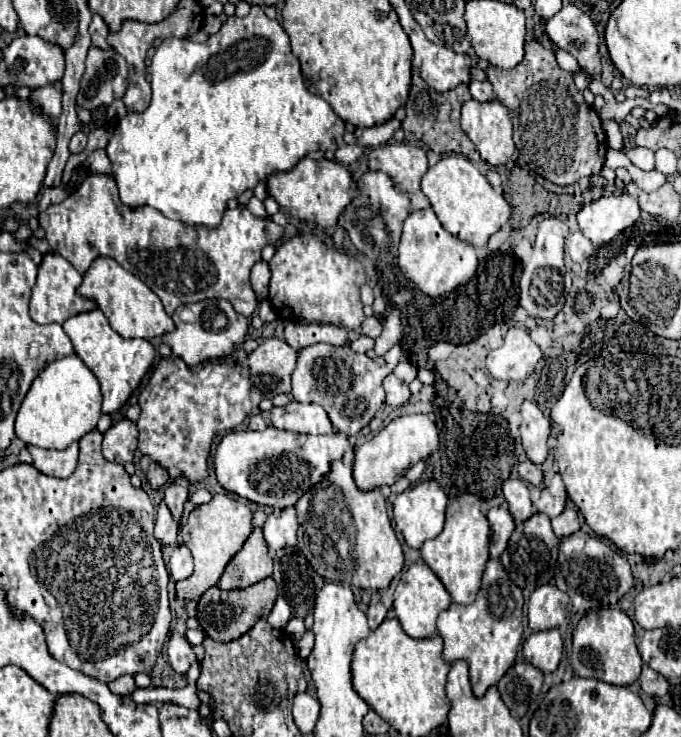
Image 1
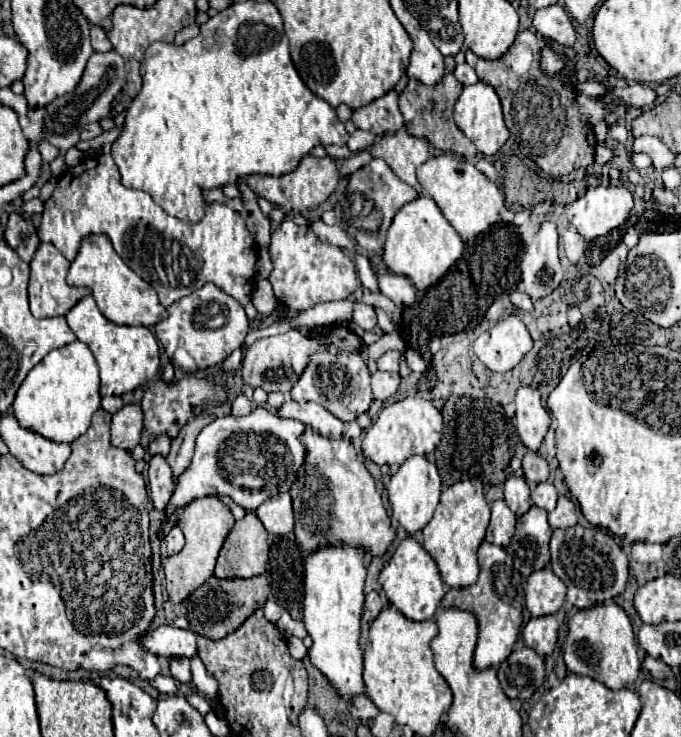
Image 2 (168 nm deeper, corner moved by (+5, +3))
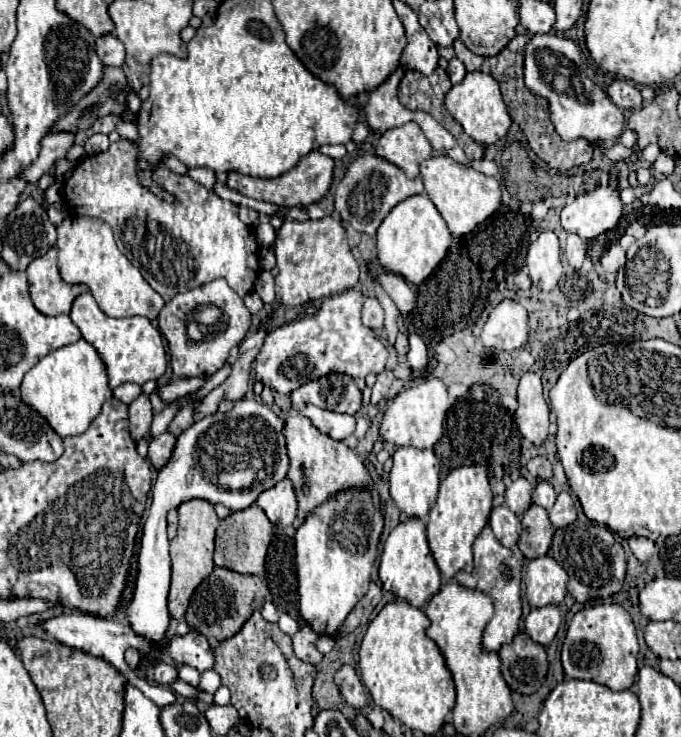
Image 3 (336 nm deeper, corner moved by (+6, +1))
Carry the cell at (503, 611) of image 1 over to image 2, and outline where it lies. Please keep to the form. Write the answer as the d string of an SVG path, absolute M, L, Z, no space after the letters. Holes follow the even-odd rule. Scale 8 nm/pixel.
M482 541L478 549L478 563L480 563L480 575L478 581L470 587L462 589L448 589L448 593L442 599L442 607L458 607L472 611L478 617L478 645L474 653L474 665L478 669L486 667L498 667L514 649L514 643L518 639L520 627L522 627L522 577L514 569L512 557L506 553L504 547Z

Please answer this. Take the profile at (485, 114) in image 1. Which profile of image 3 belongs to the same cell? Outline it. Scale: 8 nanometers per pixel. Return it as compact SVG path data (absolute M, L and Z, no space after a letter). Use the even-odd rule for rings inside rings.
M481 71L467 73L467 77L459 85L453 85L453 89L445 97L445 107L455 117L455 121L461 123L463 131L475 143L493 145L501 137L505 137L509 127L511 127L511 119L507 115L507 109L505 109L505 103L503 103L503 97L501 97L497 81L491 75L481 73Z

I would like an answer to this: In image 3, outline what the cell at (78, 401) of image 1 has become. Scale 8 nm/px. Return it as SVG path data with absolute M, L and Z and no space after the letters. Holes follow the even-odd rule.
M79 339L71 345L51 351L23 377L19 389L21 401L33 407L59 437L75 437L87 431L91 421L99 415L101 405L109 397L109 385L105 375L105 365L97 355L95 347Z

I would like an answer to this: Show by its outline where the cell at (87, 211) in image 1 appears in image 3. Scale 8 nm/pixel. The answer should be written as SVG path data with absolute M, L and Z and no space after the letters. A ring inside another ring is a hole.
M121 139L117 143L111 143L111 147L99 155L83 159L73 169L73 175L65 181L63 199L67 203L67 209L79 217L99 217L105 223L111 225L115 243L119 251L141 271L145 281L165 299L171 301L175 293L189 291L195 287L201 287L203 283L209 283L213 279L225 277L229 287L239 295L245 297L259 275L259 243L255 239L255 233L239 219L237 205L231 201L223 201L215 193L207 191L201 184L193 181L191 177L181 177L169 171L163 163L157 165L155 171L155 183L159 183L167 193L175 197L175 203L163 203L157 199L151 191L145 191L137 183L137 149L131 145L131 141Z

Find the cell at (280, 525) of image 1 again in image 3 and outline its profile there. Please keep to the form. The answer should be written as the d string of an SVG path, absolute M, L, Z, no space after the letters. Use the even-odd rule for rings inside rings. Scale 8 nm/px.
M289 479L277 483L277 487L271 487L269 491L263 491L257 505L275 527L291 527L297 519L297 499Z

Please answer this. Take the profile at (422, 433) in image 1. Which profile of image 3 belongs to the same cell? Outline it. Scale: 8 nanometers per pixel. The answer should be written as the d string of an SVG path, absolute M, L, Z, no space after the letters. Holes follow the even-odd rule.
M427 379L421 385L415 385L403 393L399 393L391 405L387 407L381 425L379 435L383 443L391 449L401 447L417 447L417 449L433 449L435 443L443 435L443 423L447 409L451 407L451 399L447 393L447 387L439 379Z

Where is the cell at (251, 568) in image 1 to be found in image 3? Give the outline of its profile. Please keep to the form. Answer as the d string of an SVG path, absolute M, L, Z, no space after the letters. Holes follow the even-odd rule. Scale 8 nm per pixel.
M253 505L245 511L235 511L221 521L215 537L215 565L225 567L245 575L263 575L265 573L265 555L273 539L273 525L265 513Z

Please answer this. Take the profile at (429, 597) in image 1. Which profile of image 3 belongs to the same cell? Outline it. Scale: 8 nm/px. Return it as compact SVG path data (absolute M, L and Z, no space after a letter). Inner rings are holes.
M407 519L389 533L381 555L379 579L387 591L419 609L423 609L429 599L441 589L441 573L429 551L423 519Z

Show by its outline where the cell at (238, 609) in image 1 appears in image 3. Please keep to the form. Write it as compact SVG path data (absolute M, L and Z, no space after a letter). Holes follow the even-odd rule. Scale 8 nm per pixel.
M215 567L213 573L199 585L199 589L191 597L191 603L185 615L187 625L211 641L213 639L225 641L243 627L243 623L255 611L255 603L263 601L265 595L267 595L267 587L259 577L241 575L235 571L225 571L221 567Z

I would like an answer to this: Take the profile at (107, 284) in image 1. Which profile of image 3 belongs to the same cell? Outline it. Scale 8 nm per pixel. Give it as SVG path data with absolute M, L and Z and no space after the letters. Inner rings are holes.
M65 217L57 227L57 249L59 249L59 271L65 283L83 283L93 293L101 311L109 317L147 317L155 321L165 301L157 291L145 283L143 275L121 255L115 245L111 227L101 219L73 219Z

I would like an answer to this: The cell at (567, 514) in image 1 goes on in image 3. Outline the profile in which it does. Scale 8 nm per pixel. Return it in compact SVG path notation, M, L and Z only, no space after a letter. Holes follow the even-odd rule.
M567 491L559 493L553 509L549 511L549 519L553 523L553 527L567 527L577 519L577 511L573 507L573 499Z

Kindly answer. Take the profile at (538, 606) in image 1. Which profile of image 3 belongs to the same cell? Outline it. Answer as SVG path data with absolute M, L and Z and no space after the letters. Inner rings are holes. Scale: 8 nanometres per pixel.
M549 555L533 559L525 573L527 599L531 607L561 605L567 593L567 573Z

